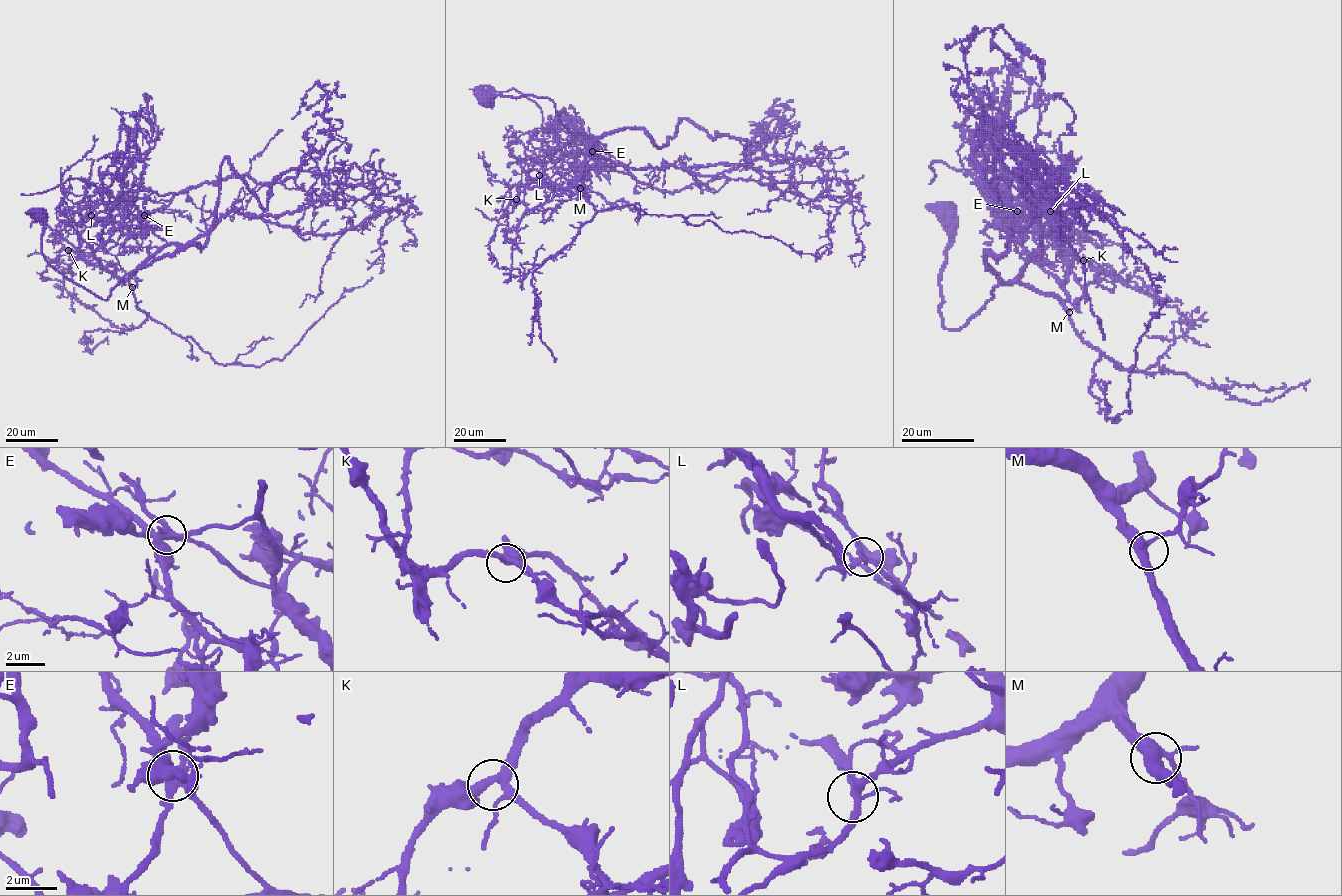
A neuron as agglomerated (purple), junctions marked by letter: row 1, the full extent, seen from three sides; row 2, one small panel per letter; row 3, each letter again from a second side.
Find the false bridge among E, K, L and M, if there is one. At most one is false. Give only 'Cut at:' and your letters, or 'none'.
Cut at: E

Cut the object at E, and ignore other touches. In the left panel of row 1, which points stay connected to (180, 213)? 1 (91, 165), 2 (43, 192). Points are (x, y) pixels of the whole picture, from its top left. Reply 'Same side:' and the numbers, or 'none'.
Same side: 1, 2

